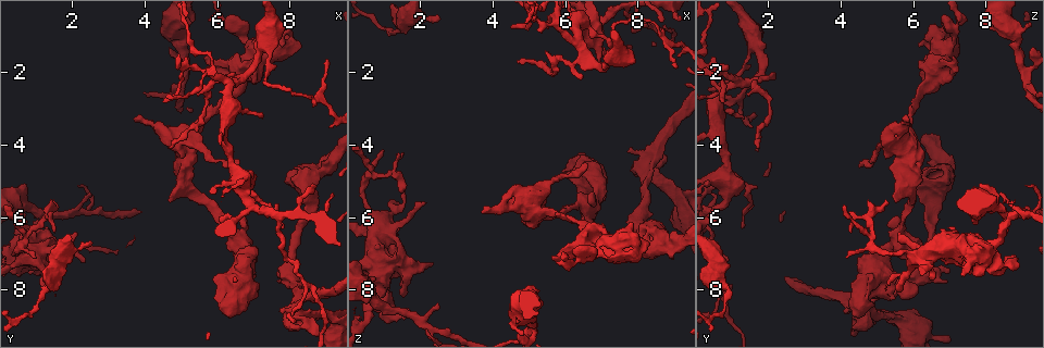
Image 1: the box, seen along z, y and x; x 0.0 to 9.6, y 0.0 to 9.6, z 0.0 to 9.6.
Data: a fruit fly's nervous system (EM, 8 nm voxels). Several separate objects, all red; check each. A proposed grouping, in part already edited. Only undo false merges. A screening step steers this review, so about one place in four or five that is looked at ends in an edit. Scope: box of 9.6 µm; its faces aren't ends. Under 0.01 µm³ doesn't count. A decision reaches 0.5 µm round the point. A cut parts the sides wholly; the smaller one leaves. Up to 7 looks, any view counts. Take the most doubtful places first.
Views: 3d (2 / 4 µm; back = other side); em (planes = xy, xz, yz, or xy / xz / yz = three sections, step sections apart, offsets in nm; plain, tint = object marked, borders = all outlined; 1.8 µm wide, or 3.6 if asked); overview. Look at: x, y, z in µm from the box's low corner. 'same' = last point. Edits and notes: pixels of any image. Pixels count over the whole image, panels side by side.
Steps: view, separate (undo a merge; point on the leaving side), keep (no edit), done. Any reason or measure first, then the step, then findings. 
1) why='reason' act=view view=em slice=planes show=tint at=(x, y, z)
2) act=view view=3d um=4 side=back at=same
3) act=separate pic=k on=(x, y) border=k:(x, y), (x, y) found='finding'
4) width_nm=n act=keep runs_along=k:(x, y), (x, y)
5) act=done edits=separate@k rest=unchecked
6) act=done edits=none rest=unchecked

act=view view=3d um=4 at=(1.10, 6.05, 8.55)

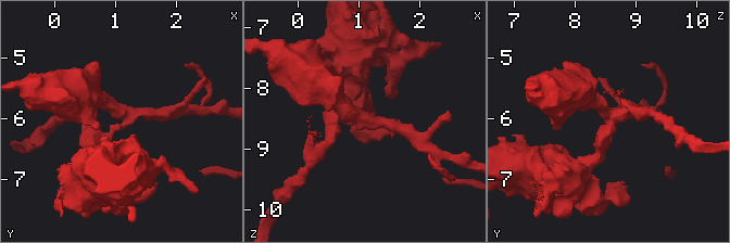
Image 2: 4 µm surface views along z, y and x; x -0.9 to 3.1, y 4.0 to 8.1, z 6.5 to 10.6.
arms=3 arm_widths_nm=200,220,280 why='need the tissue' act=view view=em slice=xz step=8 show=tint at=(1.15, 6.00, 8.55)

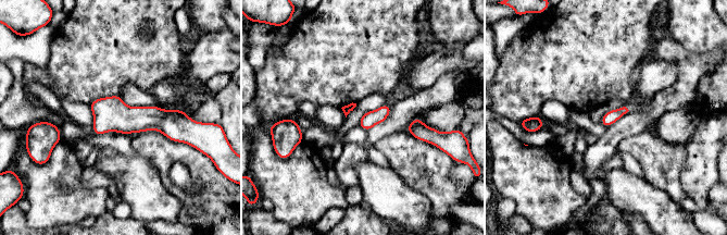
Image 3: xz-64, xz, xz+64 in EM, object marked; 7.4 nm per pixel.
why='another direction' act=view view=em slice=planes show=tint at=same

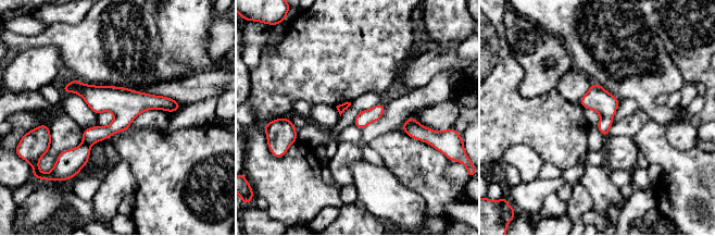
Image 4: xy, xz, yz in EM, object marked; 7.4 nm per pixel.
width_nm=120 act=separate pic=4 on=(70, 162) border=4:(82, 143), (89, 146) found='two neurons meet here'

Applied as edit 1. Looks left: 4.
act=view view=overview

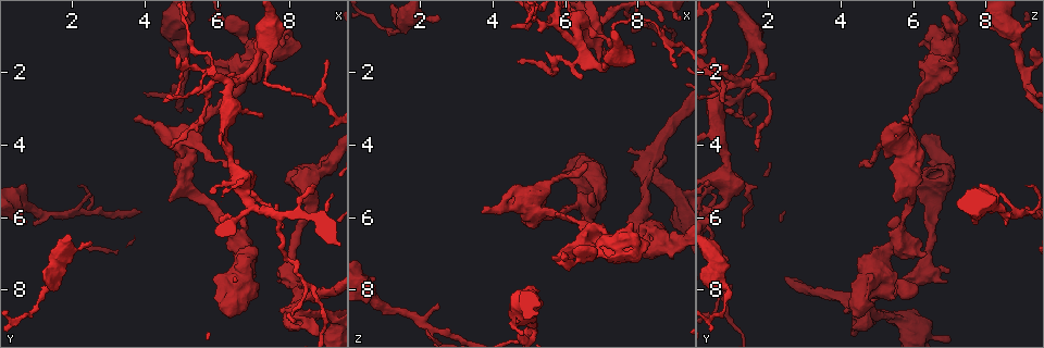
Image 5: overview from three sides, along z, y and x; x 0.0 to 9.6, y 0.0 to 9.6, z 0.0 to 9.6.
why='sudden change in width' act=view view=3d um=4 at=(6.15, 2.90, 6.05)

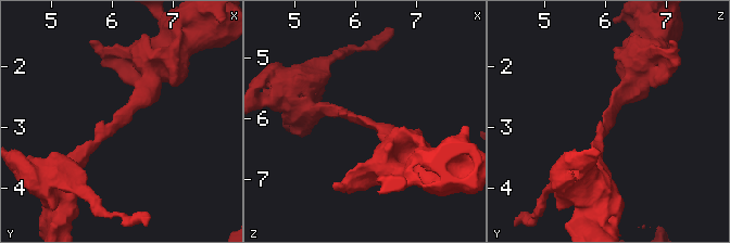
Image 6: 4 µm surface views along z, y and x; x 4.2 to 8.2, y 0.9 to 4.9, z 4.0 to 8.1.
arm_widths_nm=220,300 act=view view=em slice=xy step=8 show=tint at=(6.15, 2.90, 6.00)

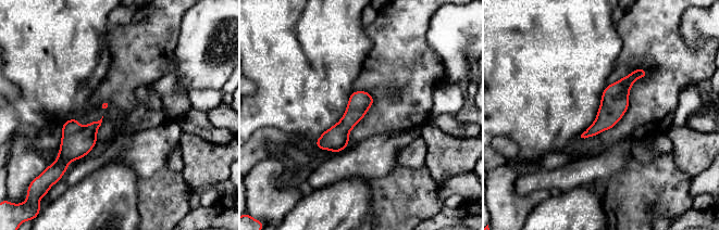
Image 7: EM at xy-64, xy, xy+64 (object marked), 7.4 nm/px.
act=view view=em slice=xz step=8 show=borders at=same

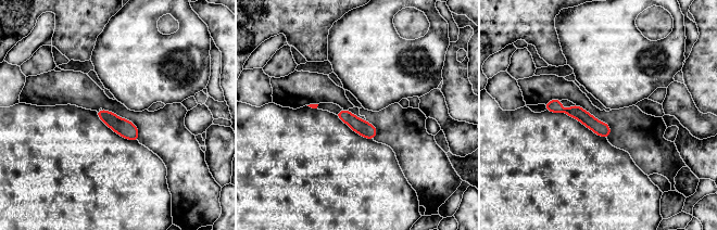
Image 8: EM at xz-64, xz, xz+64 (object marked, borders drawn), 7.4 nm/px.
act=keep runs_along=8:(548, 105), (575, 111), (607, 131) found='one neuron here'

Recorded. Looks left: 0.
act=done edits=separate@4 rest=unchecked

